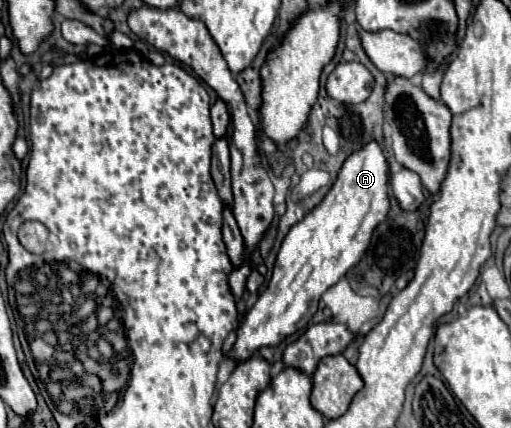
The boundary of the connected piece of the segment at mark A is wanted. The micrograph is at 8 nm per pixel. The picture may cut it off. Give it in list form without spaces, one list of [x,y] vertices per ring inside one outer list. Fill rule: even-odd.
[[[369,142],[345,160],[325,198],[285,236],[273,268],[273,280],[243,316],[237,342],[227,356],[245,360],[261,346],[277,346],[285,336],[303,330],[317,312],[321,294],[335,286],[361,260],[373,230],[385,220],[387,212],[389,174],[385,152],[377,142]]]

